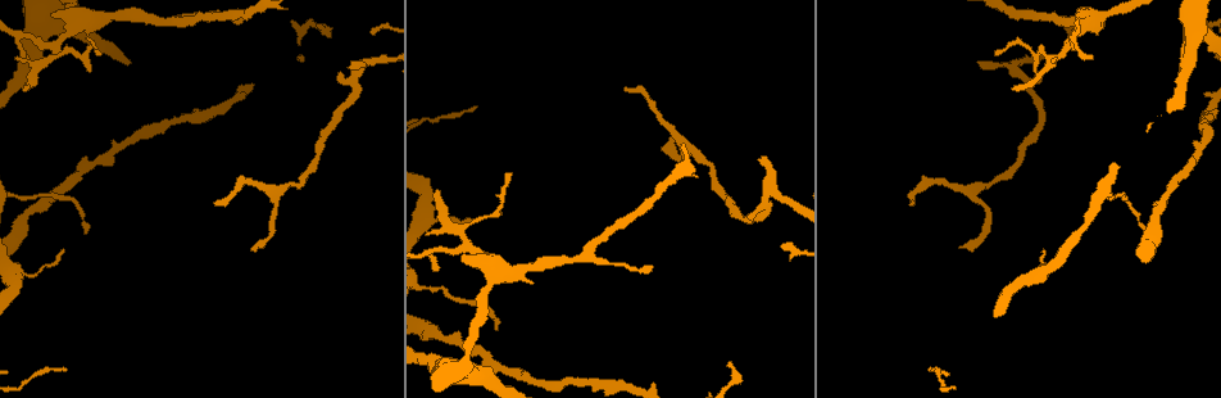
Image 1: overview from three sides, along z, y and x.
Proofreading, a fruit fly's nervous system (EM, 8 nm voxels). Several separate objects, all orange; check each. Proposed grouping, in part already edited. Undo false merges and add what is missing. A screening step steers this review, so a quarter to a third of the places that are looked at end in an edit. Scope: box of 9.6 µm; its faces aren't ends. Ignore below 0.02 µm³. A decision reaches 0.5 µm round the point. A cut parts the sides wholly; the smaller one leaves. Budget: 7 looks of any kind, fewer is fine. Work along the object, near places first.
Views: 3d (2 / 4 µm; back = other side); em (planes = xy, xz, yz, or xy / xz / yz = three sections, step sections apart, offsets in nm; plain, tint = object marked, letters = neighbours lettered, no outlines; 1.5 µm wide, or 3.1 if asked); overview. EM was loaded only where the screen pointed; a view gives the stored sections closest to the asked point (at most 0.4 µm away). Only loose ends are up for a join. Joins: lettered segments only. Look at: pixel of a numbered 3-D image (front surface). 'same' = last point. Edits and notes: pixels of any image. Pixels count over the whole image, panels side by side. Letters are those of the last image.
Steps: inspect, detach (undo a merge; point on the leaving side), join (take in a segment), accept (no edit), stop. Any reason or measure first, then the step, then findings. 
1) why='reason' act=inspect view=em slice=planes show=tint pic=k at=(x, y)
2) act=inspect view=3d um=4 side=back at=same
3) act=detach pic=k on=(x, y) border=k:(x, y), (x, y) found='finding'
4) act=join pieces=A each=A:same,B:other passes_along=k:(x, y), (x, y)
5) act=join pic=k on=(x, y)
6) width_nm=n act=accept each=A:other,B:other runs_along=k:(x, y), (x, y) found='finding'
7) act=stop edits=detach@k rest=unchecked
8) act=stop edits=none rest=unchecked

why='free end' act=inspect view=em slice=xy step=8 show=tint pic=1 at=(762, 157)

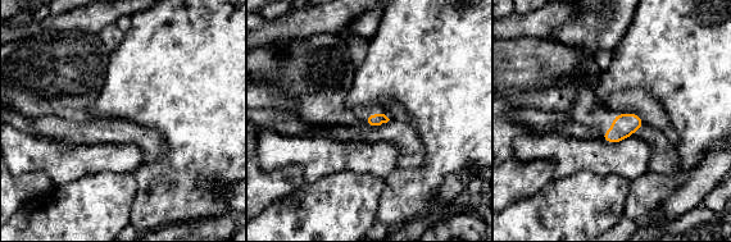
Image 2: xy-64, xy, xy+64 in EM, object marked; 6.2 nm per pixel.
act=inspect view=em slice=planes show=letters at=same

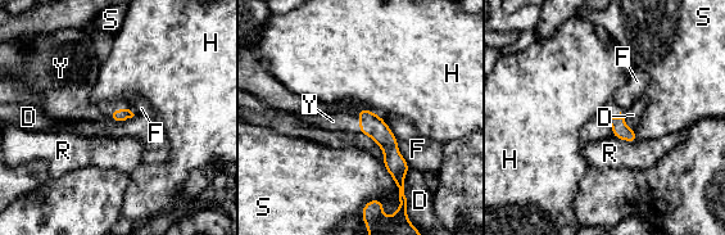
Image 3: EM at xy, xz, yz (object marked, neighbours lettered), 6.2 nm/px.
longest_contact=F:340nm act=join pieces=Y each=D:other,F:other,H:other,R:other,S:other,Y:same passes_along=3:(372, 125), (358, 118), (332, 121) found='it goes on there'

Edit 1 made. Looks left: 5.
act=inspect view=overview

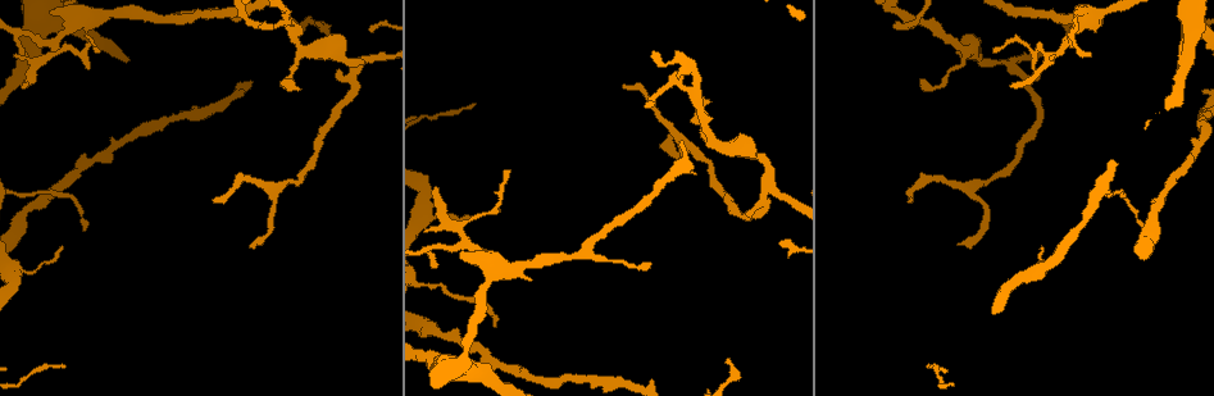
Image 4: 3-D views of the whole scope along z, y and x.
why='thin neck' act=inspect view=3d um=4 pic=4 at=(180, 115)

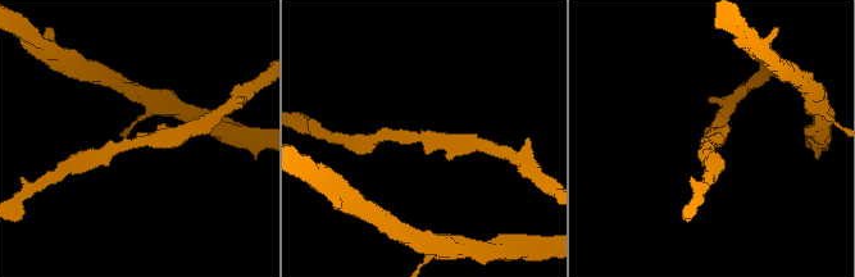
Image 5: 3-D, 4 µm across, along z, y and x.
arm_widths_nm=220,240 act=inspect view=em slice=xy step=4 show=letters pic=5 at=(710, 141)

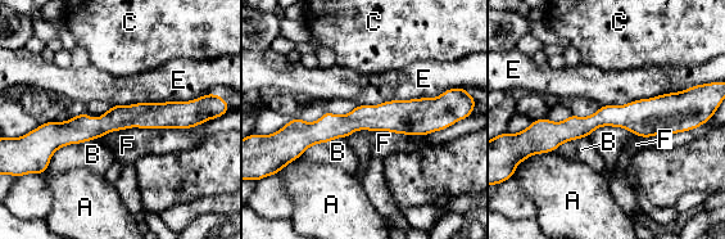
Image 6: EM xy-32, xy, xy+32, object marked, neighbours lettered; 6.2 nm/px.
longest_contact=F:700nm act=accept each=A:other,B:other,C:other,E:other,F:other found='one neuron here'

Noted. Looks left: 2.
why='free end' act=inspect view=3d um=2 pic=4 at=(434, 268)

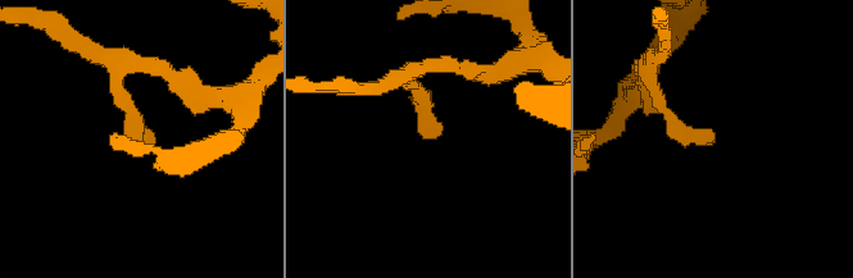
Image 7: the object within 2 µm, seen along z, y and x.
why='shape alone is not enough' act=inspect view=em slice=planes show=letters pic=7 at=(140, 140)

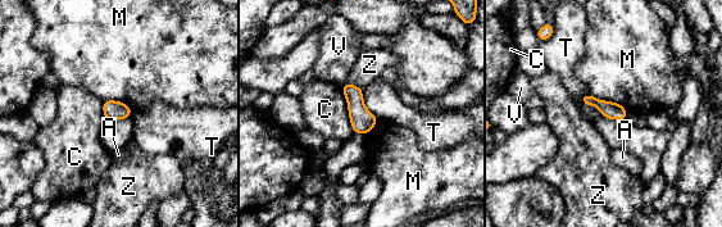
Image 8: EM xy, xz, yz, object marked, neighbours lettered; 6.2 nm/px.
act=accept each=A:other,C:other,M:other,T:other,V:other,Z:other border=8:(584, 94), (580, 101), (603, 117) found='none of them fits'

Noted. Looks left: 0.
act=stop edits=join@3 rest=unchecked

